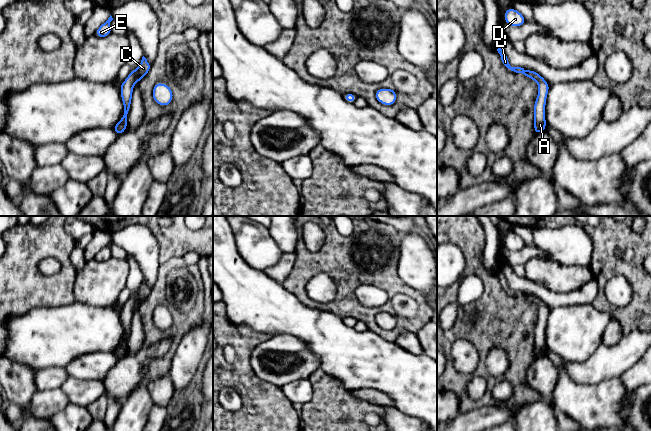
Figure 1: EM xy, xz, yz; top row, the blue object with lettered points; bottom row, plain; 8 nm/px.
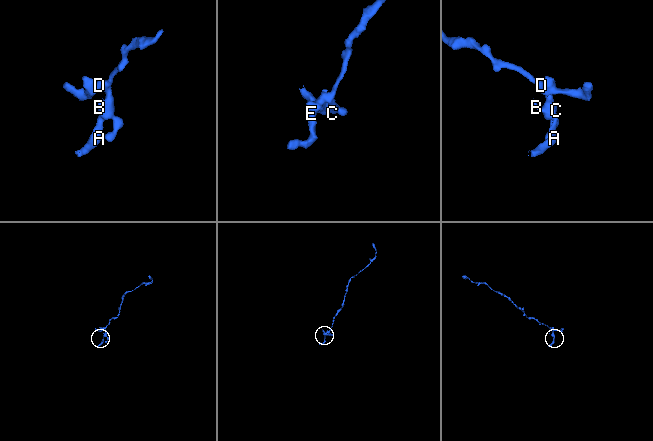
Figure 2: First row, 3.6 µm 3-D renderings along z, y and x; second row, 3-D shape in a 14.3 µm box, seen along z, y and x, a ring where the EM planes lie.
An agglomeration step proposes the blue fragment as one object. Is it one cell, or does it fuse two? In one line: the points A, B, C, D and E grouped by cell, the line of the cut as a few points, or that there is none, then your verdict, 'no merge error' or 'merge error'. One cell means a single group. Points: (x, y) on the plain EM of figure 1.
A B C D E; no cut; no merge error

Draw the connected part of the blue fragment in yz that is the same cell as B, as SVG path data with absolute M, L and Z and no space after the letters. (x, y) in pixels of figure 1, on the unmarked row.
M501 272L497 273L498 277L501 280L501 284L503 288L516 297L521 297L524 300L534 304L538 308L538 319L534 327L534 357L535 359L540 356L545 355L546 353L546 343L545 343L545 329L547 323L547 317L549 315L550 309L546 306L546 304L539 298L533 294L526 294L521 291L511 291L506 278L503 276Z

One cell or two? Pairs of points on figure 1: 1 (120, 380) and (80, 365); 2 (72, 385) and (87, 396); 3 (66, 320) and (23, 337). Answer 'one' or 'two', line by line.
1: two
2: one
3: one

